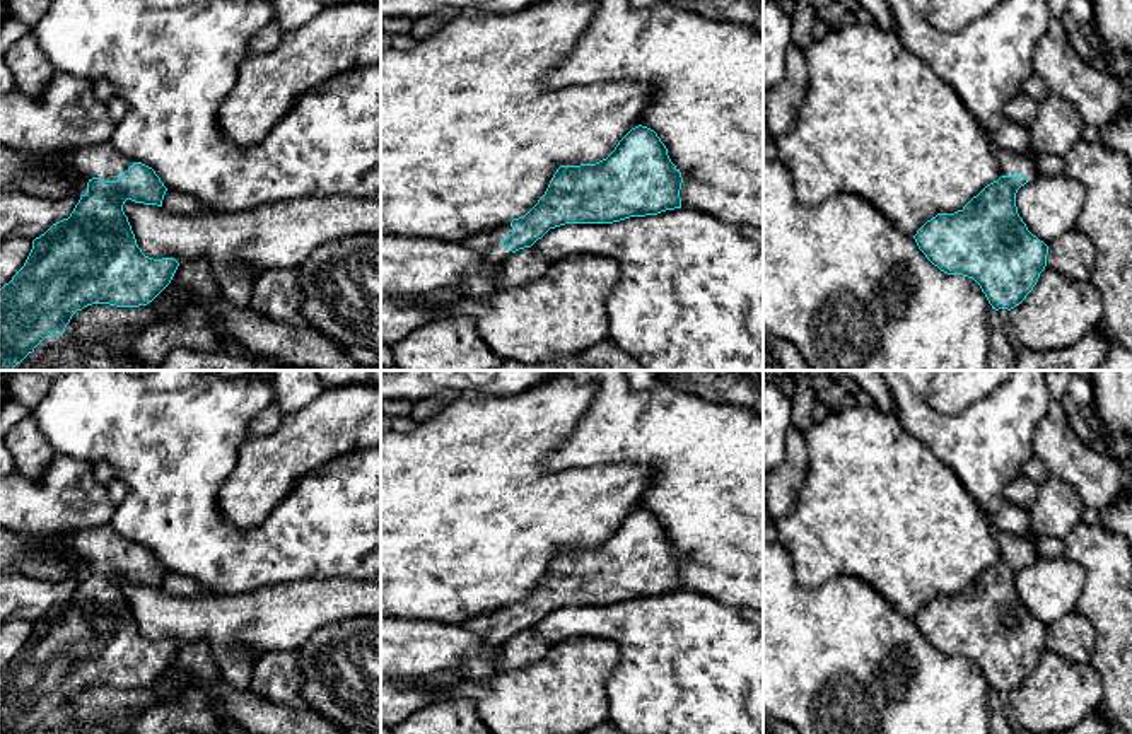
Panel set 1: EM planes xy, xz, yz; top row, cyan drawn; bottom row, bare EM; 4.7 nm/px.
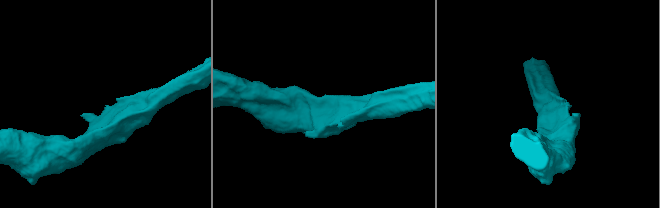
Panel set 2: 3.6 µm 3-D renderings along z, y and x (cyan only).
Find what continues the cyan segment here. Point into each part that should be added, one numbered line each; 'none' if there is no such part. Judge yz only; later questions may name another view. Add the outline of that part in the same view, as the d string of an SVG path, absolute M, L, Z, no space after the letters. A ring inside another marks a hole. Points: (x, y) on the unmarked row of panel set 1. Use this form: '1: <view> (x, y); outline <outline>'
1: yz (1009, 545); outline M994 531L999 543L1001 558L1012 558L1021 555L1028 563L1036 558L1035 538L1033 536L1016 536L1004 531Z

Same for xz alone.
1: xz (489, 625); outline M511 606L500 608L492 613L483 613L475 618L470 618L463 626L481 637L488 647L497 647L507 642L512 633L502 628L502 623L512 616Z

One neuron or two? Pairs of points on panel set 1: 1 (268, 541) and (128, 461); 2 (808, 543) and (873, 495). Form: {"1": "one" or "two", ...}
{"1": "one", "2": "one"}

